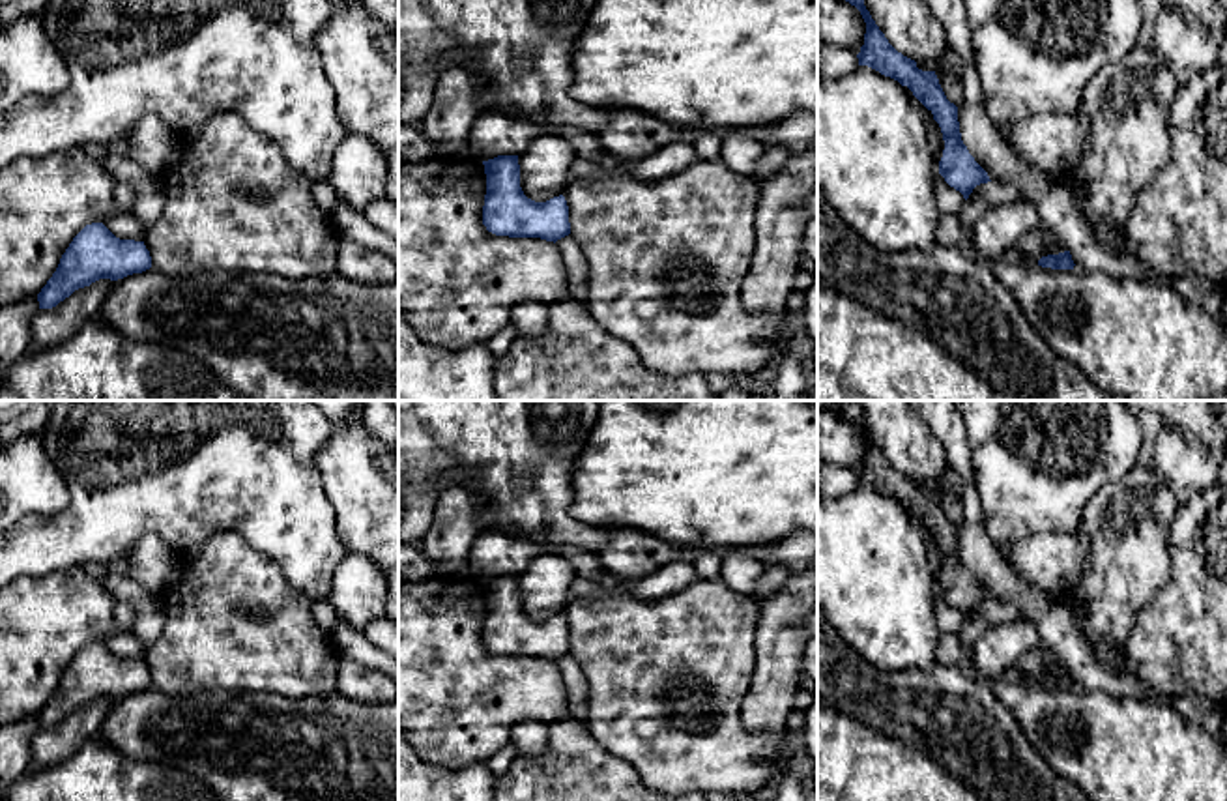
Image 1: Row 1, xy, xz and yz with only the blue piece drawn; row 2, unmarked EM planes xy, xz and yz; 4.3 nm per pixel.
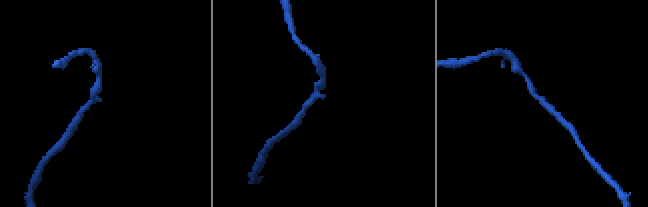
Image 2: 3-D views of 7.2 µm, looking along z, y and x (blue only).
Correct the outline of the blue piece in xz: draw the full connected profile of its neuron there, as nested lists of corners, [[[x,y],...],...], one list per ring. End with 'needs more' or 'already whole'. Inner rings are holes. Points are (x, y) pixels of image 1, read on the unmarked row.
[[[498,575],[483,584],[486,593],[483,644],[488,651],[554,663],[570,653],[569,625],[563,614],[546,621],[535,621],[524,614],[518,575]]] | already whole

